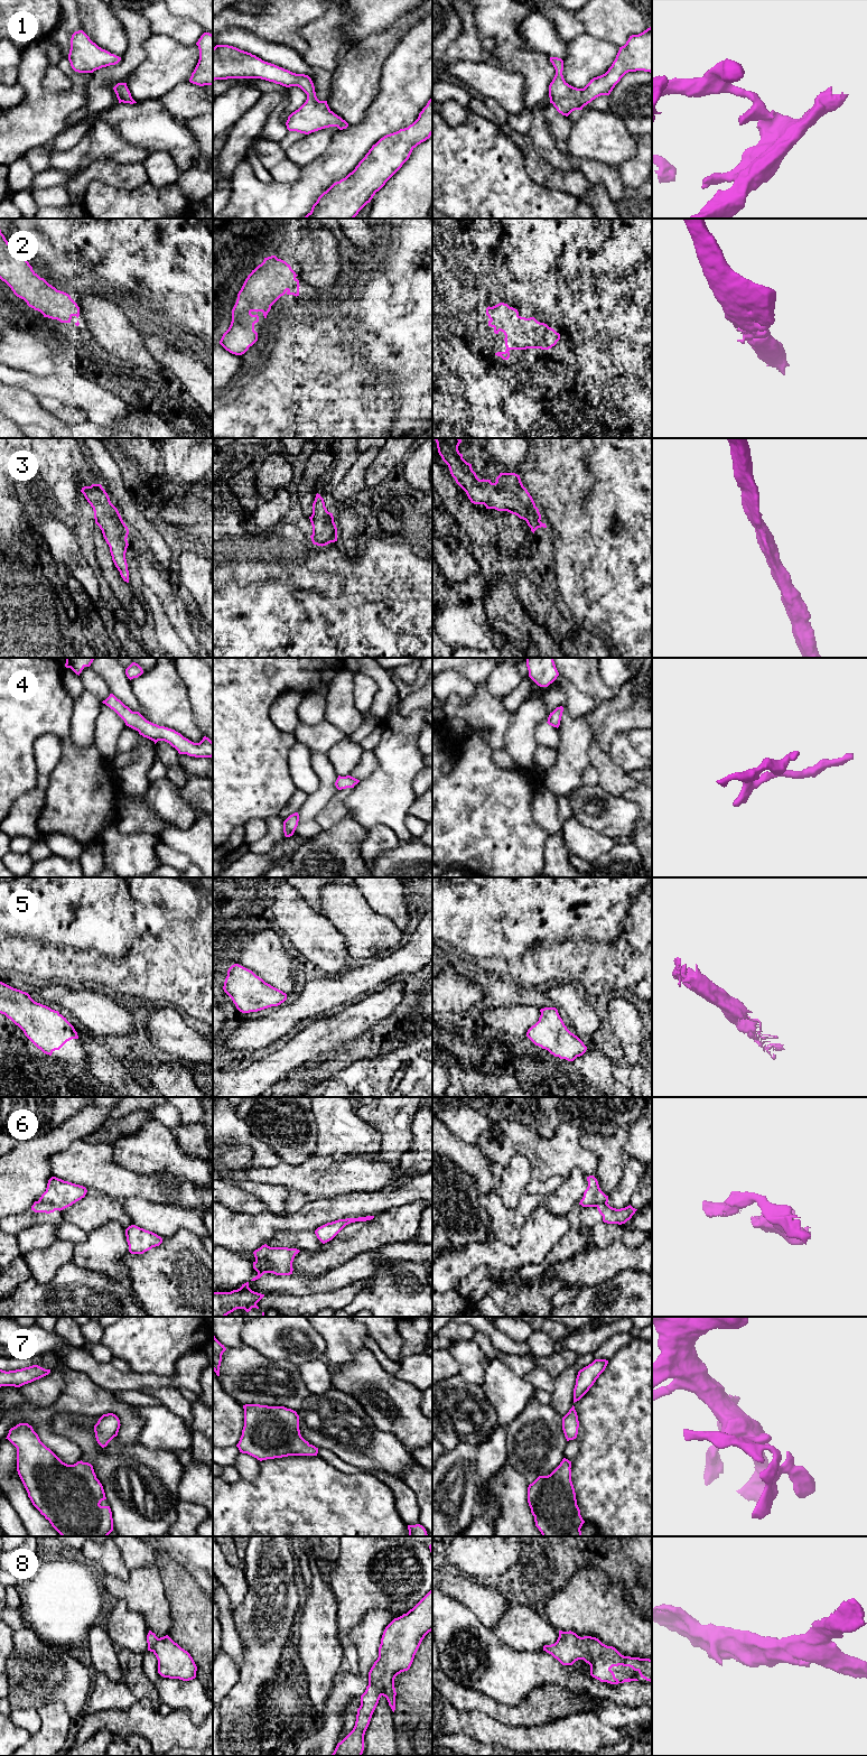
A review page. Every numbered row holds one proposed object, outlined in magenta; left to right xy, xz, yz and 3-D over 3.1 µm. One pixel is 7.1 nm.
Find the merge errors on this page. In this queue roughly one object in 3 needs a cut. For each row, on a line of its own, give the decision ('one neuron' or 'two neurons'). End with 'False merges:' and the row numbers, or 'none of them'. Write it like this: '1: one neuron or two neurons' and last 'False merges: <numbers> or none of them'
1: one neuron
2: one neuron
3: one neuron
4: one neuron
5: one neuron
6: two neurons
7: one neuron
8: one neuron
False merges: 6

